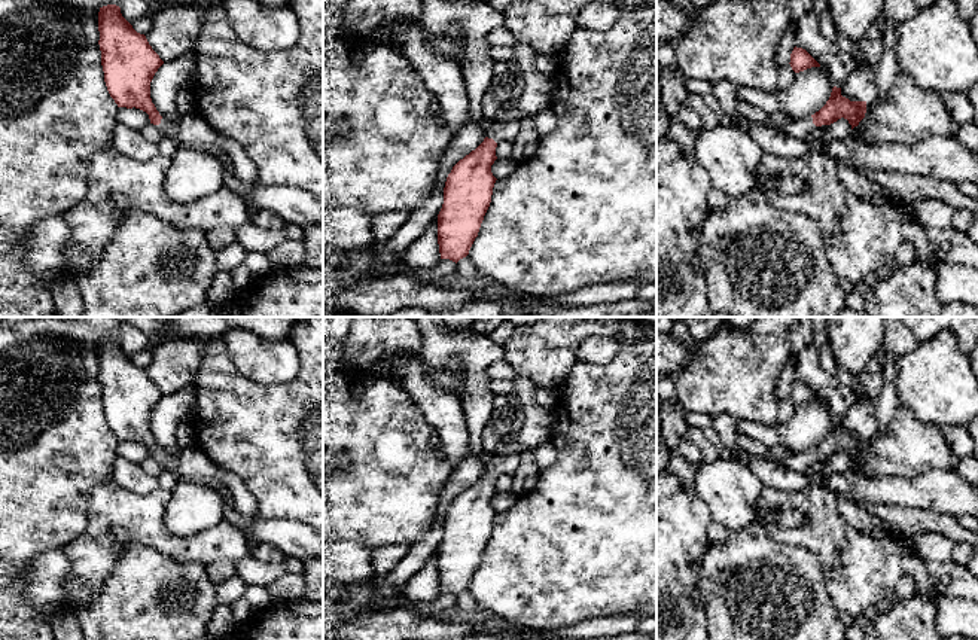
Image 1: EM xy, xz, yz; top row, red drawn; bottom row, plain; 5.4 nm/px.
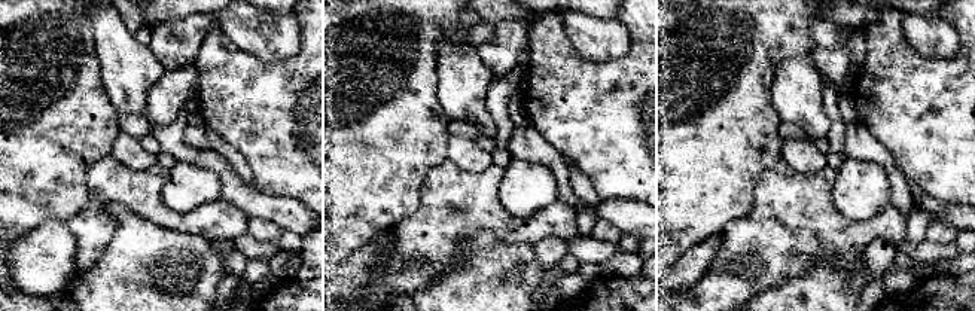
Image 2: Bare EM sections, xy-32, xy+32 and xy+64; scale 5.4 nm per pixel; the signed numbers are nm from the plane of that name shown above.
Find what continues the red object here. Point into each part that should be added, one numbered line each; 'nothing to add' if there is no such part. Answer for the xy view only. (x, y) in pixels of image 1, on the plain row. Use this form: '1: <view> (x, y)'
1: xy (170, 462)

